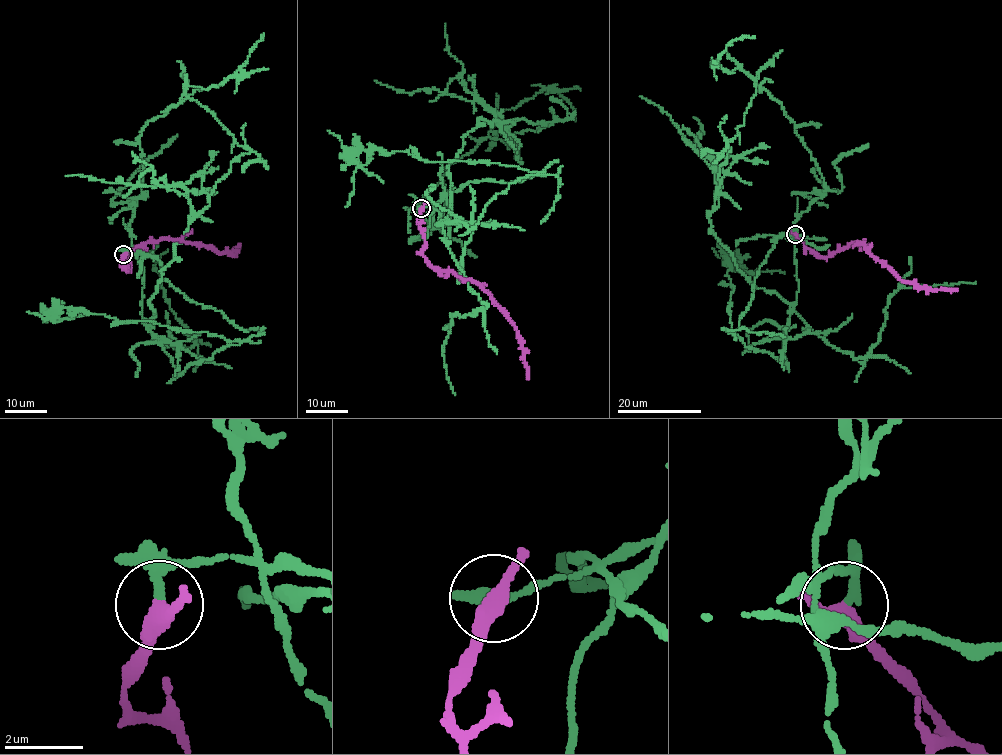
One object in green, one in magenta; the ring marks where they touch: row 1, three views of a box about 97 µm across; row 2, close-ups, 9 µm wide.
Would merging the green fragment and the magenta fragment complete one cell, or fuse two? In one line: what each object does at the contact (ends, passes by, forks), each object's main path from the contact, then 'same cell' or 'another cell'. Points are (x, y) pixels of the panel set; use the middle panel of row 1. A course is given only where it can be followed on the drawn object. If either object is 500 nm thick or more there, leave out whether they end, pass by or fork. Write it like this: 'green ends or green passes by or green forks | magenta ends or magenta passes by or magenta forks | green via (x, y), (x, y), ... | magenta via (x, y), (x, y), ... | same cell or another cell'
green passes by | magenta passes by | green via (422, 208), (432, 205), (436, 225), (454, 221), (467, 233), (497, 194), (537, 174), (360, 146), (346, 207) | magenta via (422, 208), (417, 222), (424, 238), (422, 254), (425, 261), (480, 284), (515, 327), (528, 378) | another cell

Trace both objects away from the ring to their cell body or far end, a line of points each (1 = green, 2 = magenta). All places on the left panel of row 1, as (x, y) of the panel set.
1: (124, 255), (132, 249), (142, 268), (142, 323), (174, 378), (240, 342), (81, 309), (50, 314)
2: (124, 255), (120, 265), (128, 270), (130, 255), (145, 242), (200, 243), (223, 252), (233, 251), (240, 244)

